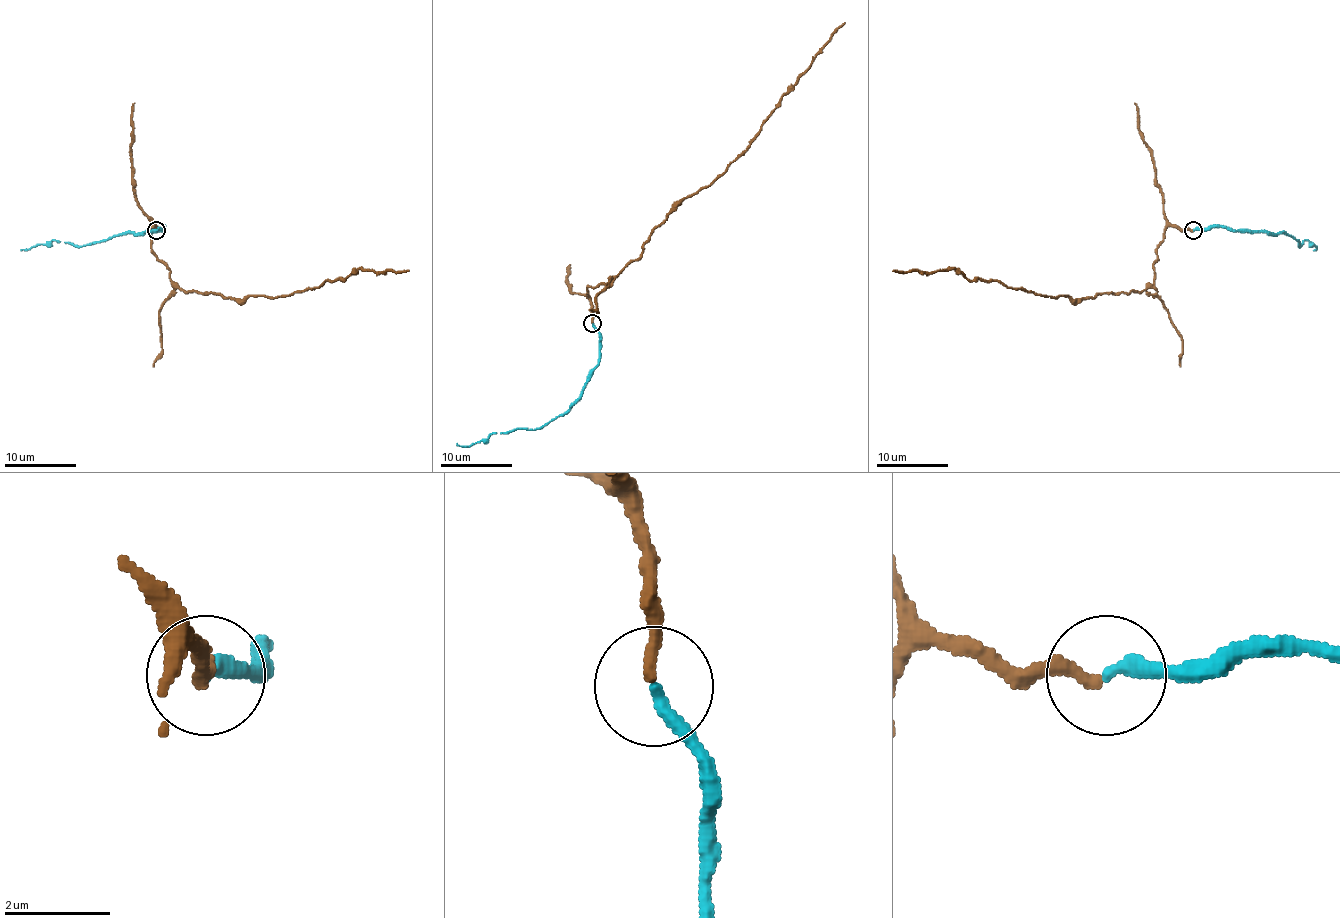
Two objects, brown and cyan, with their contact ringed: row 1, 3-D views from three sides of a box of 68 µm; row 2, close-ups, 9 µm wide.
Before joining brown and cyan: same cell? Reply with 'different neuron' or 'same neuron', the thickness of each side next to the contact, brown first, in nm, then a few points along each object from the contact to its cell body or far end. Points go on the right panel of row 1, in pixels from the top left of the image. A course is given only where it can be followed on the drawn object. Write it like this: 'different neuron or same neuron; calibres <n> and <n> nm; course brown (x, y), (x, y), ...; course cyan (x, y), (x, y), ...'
same neuron; calibres 240 and 280 nm; course brown (1193, 230), (1168, 226), (1152, 284), (1093, 298), (1043, 296), (1000, 280), (968, 280), (953, 269), (893, 269); course cyan (1193, 230), (1266, 230), (1284, 234), (1300, 243), (1298, 246), (1304, 241), (1309, 243), (1316, 246), (1313, 250)

